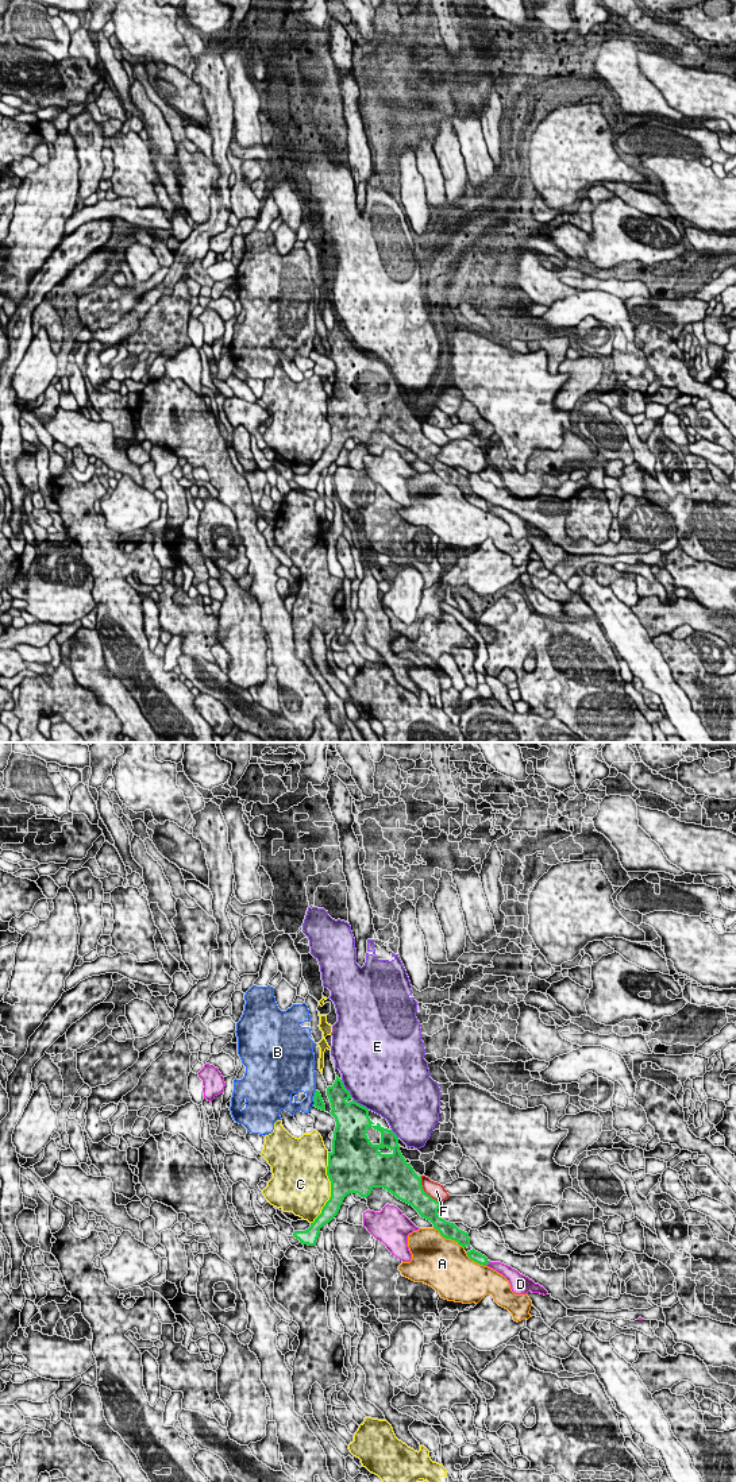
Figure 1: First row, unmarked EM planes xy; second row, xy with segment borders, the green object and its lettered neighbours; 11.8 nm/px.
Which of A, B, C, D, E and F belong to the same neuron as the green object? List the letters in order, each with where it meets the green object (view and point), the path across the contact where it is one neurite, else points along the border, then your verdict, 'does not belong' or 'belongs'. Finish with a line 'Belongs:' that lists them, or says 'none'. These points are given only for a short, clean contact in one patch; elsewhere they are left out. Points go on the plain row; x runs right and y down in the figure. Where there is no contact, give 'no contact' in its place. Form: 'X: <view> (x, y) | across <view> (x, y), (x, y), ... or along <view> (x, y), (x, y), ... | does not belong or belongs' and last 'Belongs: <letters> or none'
A: xy (449, 482) | does not belong
B: xy (313, 342) | does not belong
C: xy (331, 432) | does not belong
D: xy (486, 508) | does not belong
E: xy (350, 340) | does not belong
F: xy (424, 436) | does not belong
Belongs: none

